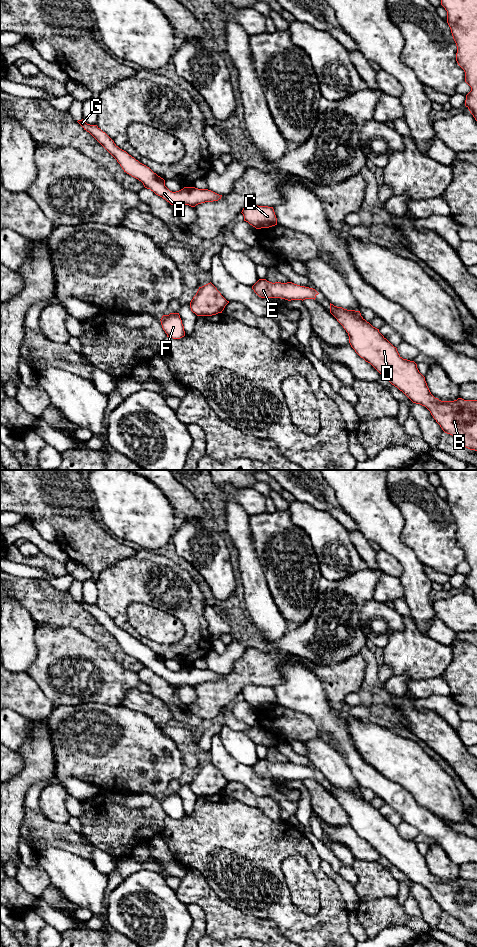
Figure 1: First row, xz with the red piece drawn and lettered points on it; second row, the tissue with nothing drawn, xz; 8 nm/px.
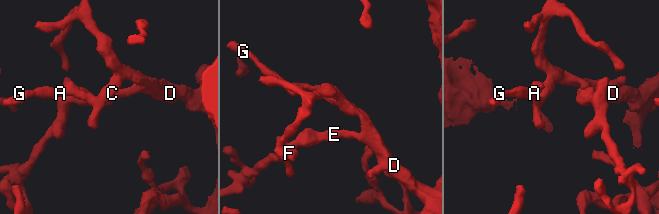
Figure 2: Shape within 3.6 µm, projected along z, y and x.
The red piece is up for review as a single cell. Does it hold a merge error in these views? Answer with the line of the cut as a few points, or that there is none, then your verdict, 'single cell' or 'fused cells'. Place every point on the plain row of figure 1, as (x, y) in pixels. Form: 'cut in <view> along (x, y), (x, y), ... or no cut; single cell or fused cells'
no cut; single cell

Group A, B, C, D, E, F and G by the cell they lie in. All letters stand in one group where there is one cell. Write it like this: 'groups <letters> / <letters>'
groups A B C D E F G

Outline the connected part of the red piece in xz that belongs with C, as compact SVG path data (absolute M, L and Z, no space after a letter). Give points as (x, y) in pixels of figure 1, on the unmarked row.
M247 685L241 693L244 696L244 701L256 709L269 708L277 705L277 698L273 687Z

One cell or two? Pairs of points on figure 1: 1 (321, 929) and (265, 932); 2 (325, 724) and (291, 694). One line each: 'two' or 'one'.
1: two
2: one

